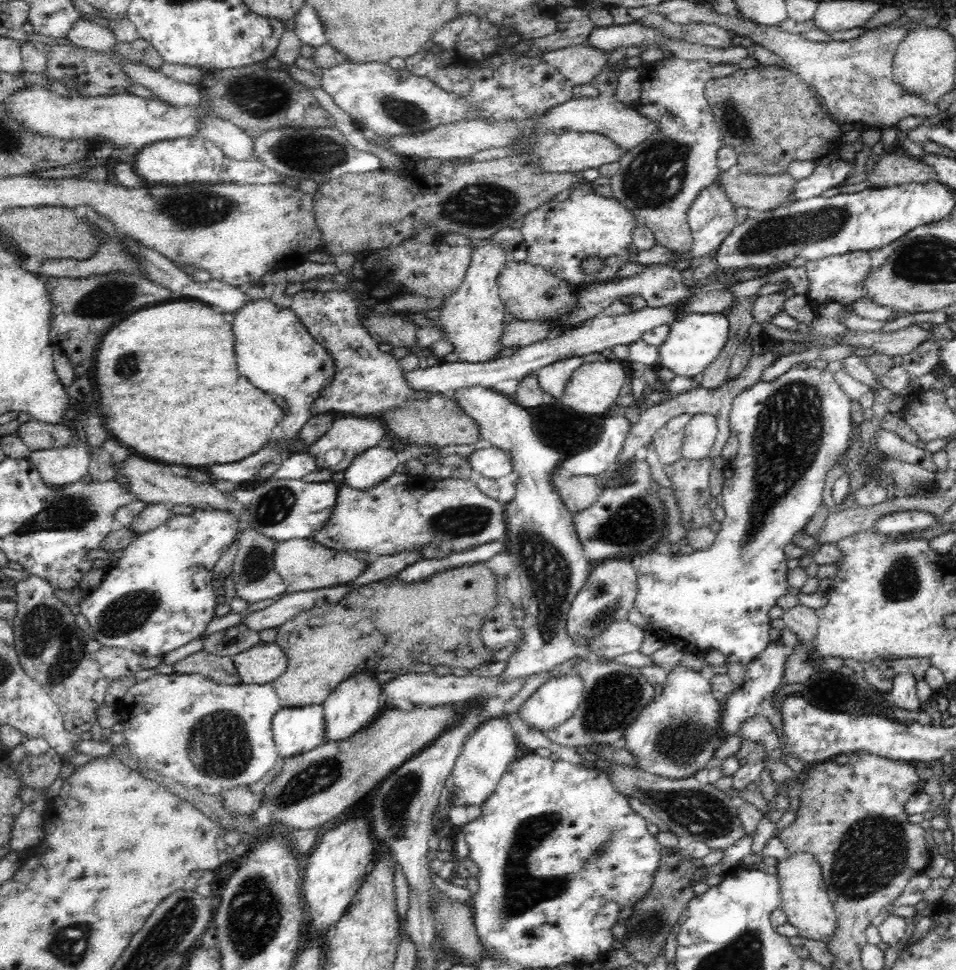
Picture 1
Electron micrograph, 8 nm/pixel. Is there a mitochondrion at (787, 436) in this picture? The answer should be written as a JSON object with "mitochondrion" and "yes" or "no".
{"mitochondrion":"yes"}

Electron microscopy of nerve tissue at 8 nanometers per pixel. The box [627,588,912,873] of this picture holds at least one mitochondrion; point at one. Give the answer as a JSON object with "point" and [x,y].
{"point":[696,811]}

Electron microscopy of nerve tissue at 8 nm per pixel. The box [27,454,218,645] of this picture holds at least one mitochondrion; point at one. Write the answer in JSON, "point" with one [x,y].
{"point":[126,614]}

